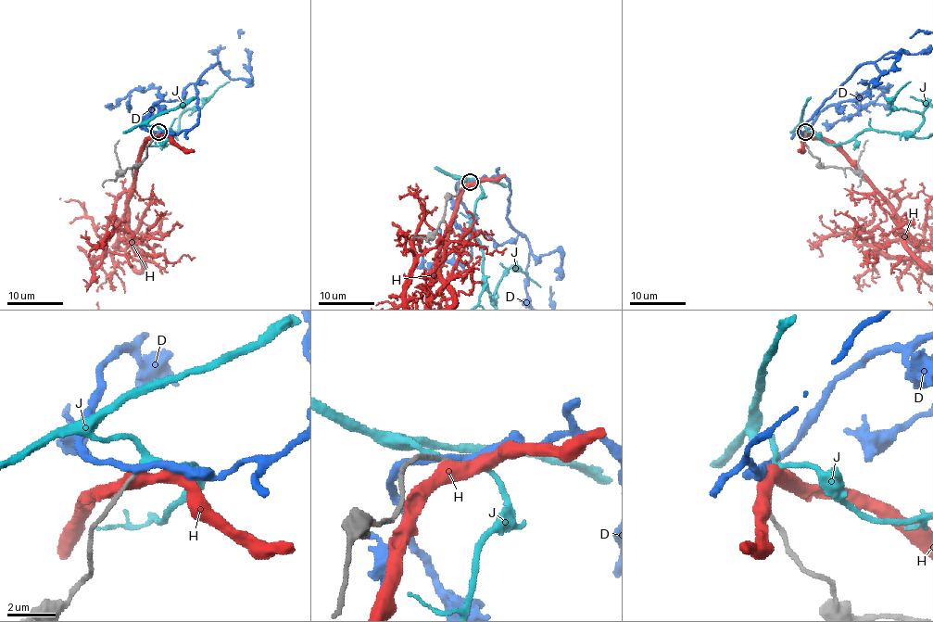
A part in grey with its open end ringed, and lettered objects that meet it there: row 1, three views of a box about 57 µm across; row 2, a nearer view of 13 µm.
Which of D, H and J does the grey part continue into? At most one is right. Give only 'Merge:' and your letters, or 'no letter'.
Merge: J

